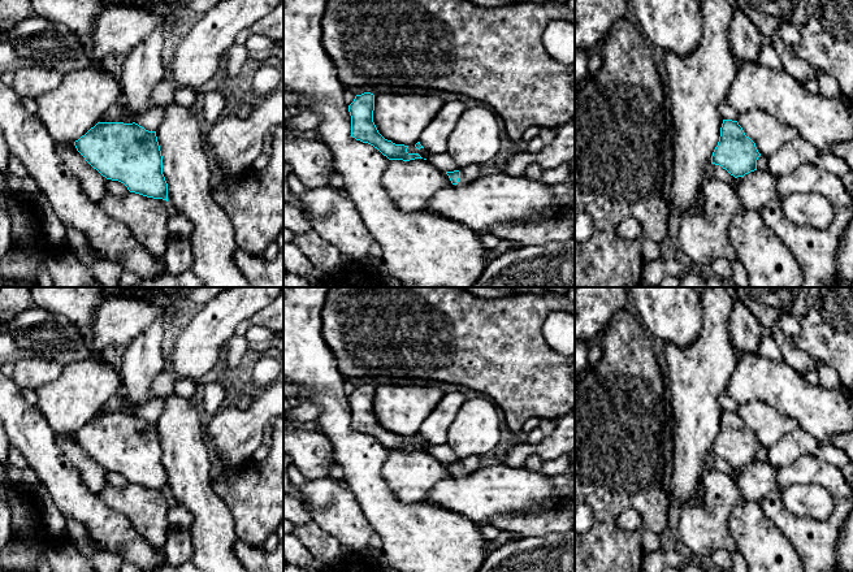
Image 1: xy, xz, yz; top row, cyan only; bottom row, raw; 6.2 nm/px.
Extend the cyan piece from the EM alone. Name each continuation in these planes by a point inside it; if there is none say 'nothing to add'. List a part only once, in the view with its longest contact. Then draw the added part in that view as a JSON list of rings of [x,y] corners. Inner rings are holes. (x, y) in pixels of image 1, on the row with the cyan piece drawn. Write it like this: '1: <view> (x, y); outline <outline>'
1: xz (468, 174); outline [[[479,165],[464,166],[460,170],[460,178],[459,178],[458,185],[467,185],[467,183],[473,182],[476,178],[479,178],[479,172],[480,172]]]

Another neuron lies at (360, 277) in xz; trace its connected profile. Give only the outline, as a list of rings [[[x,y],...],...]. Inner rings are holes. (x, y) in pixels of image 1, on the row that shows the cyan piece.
[[[365,268],[347,270],[347,274],[338,280],[326,280],[324,287],[376,287],[380,278],[372,276]]]

